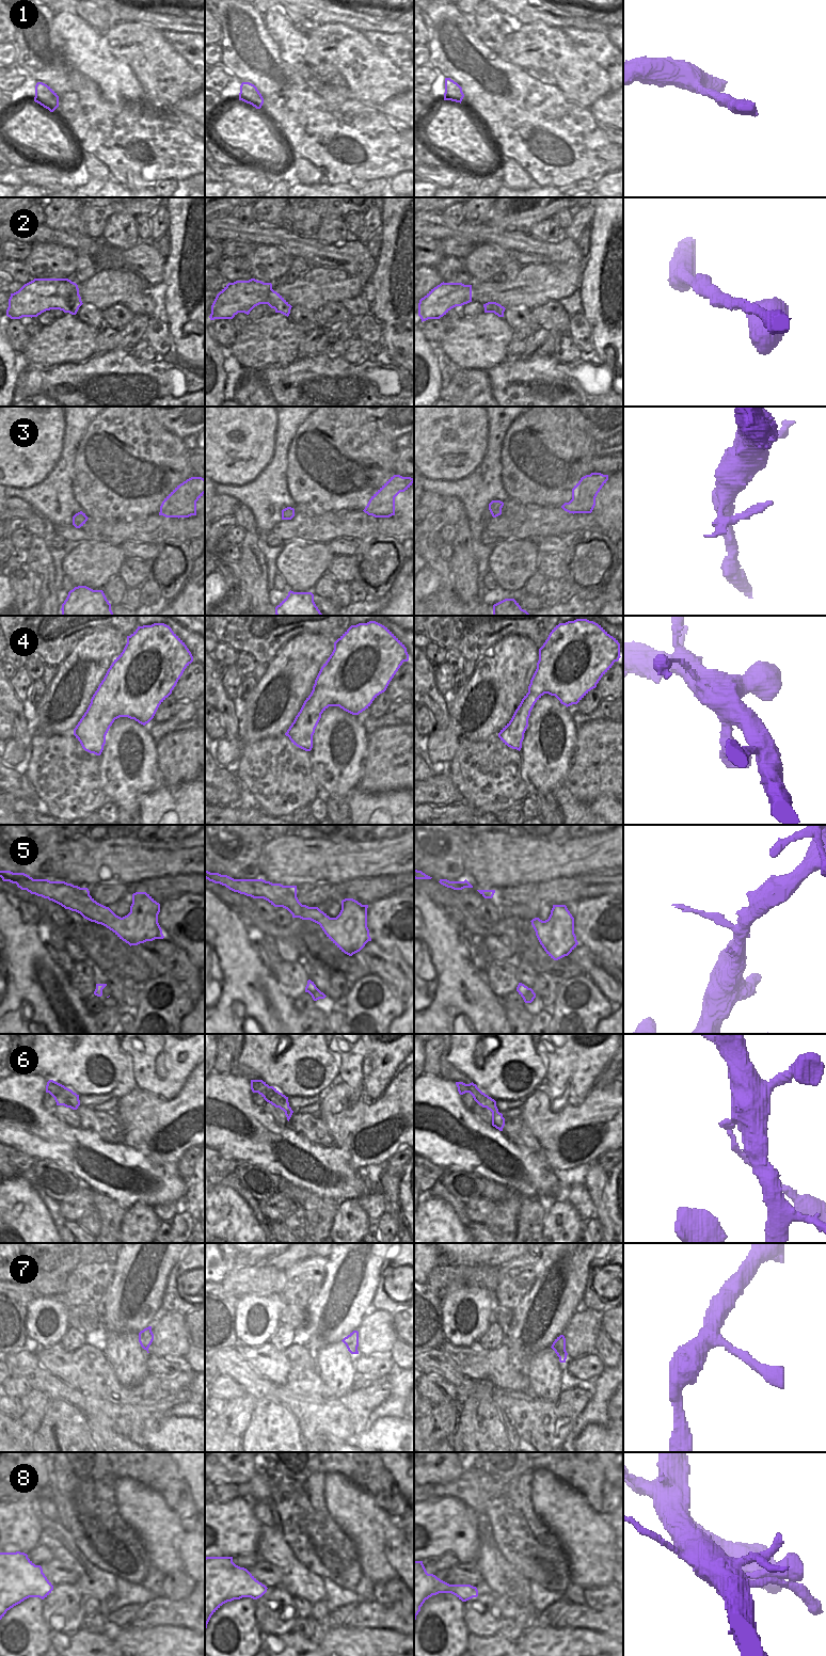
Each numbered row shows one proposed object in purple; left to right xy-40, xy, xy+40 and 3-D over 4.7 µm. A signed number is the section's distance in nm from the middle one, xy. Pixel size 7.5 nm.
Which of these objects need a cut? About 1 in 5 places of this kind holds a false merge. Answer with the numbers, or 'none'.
6

